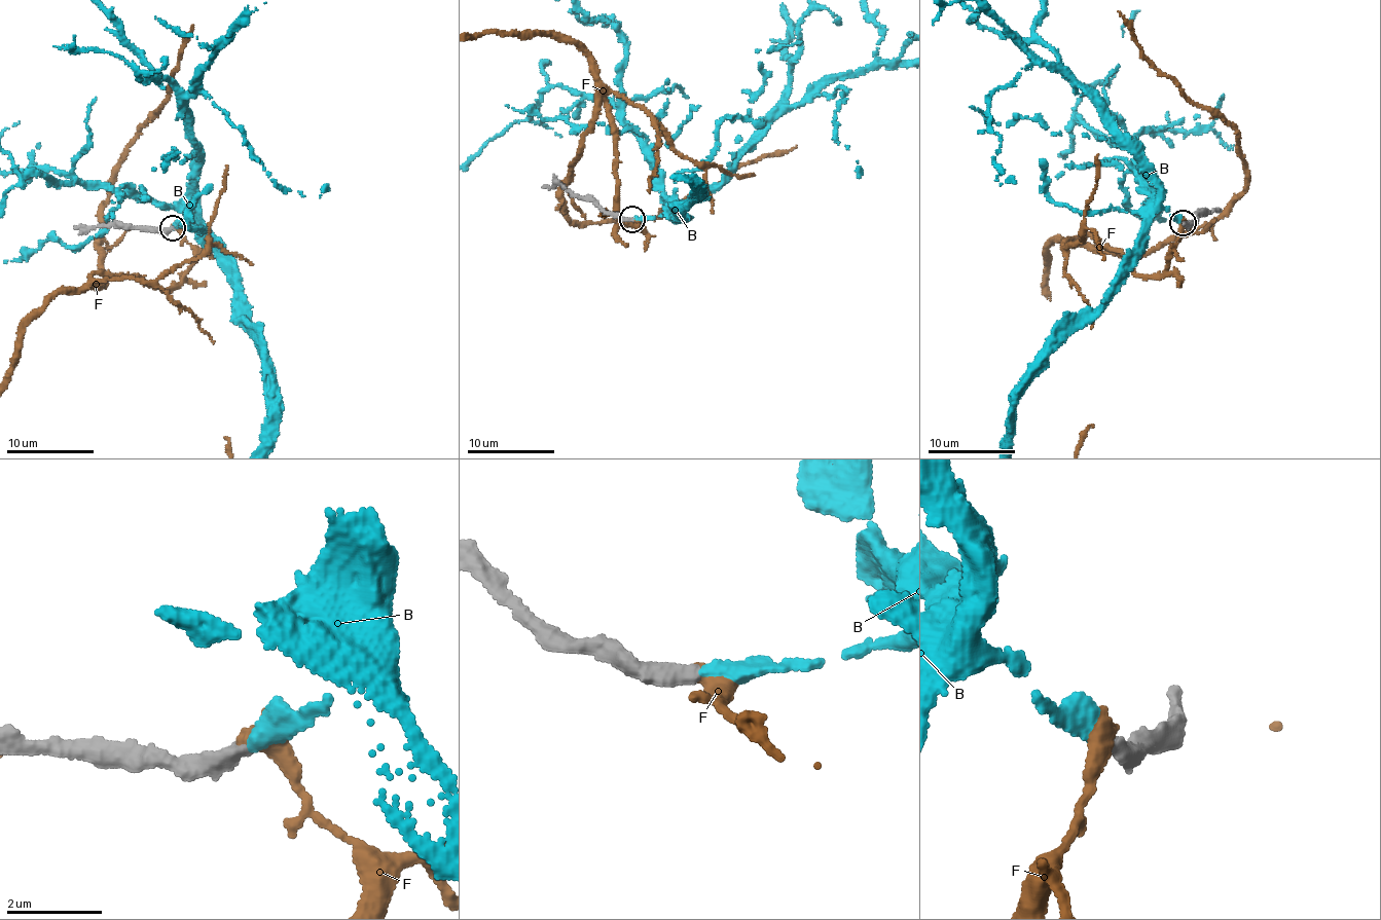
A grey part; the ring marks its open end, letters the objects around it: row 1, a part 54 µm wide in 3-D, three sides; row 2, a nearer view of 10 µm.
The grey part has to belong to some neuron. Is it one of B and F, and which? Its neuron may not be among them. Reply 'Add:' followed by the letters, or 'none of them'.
Add: B

